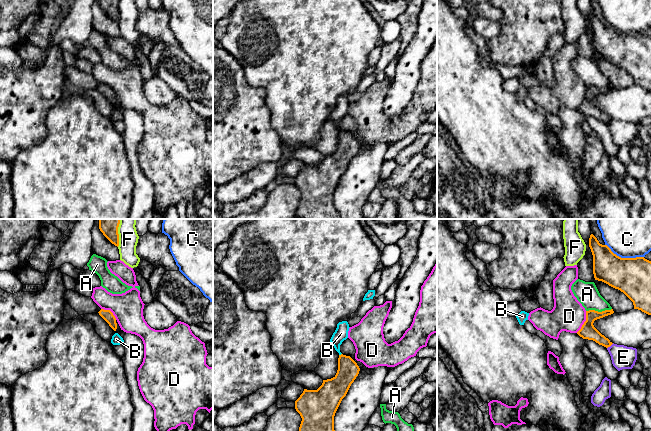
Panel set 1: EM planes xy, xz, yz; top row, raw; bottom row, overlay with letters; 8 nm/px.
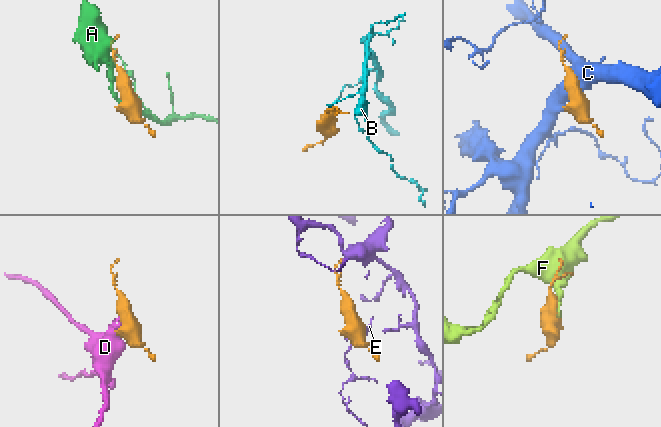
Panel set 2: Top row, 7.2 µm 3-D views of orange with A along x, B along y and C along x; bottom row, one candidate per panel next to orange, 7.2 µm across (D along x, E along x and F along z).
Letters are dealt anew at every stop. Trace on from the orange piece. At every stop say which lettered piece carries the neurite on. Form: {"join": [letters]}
{"join": []}

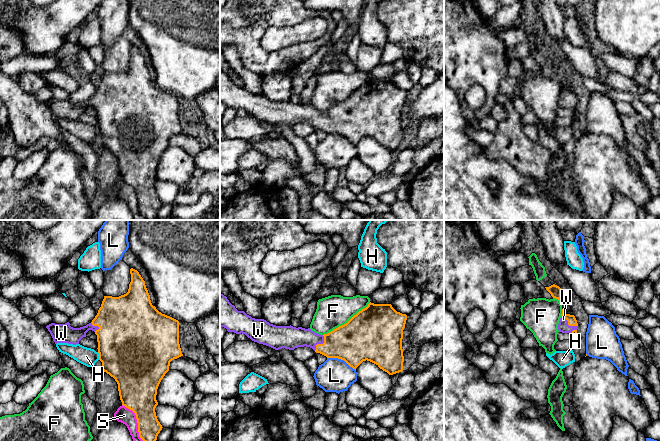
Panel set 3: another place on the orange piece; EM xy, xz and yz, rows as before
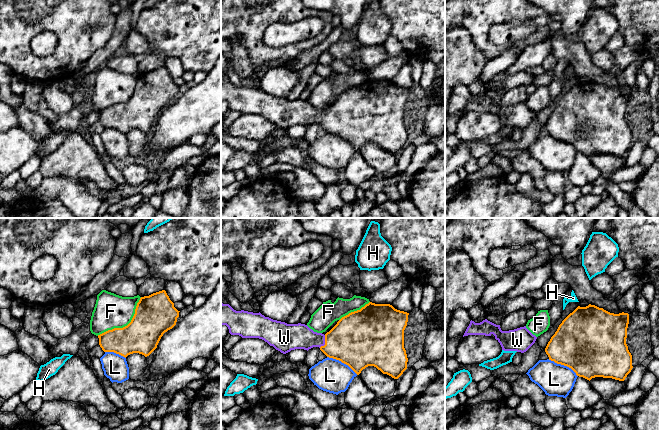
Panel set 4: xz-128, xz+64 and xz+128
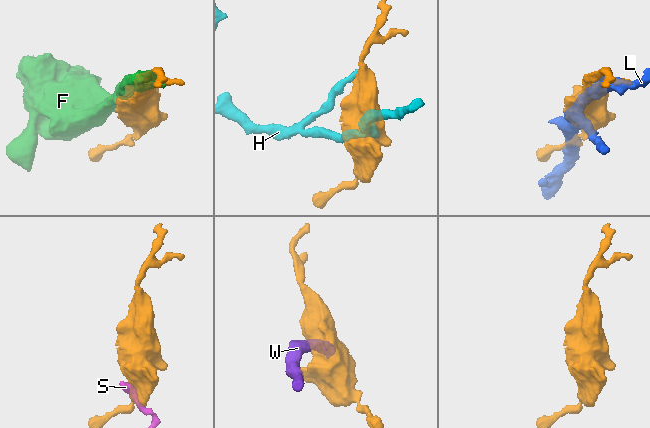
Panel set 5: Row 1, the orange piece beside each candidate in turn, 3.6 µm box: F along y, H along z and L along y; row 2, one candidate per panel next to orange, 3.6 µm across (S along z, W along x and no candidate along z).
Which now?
{"join": ["W"]}

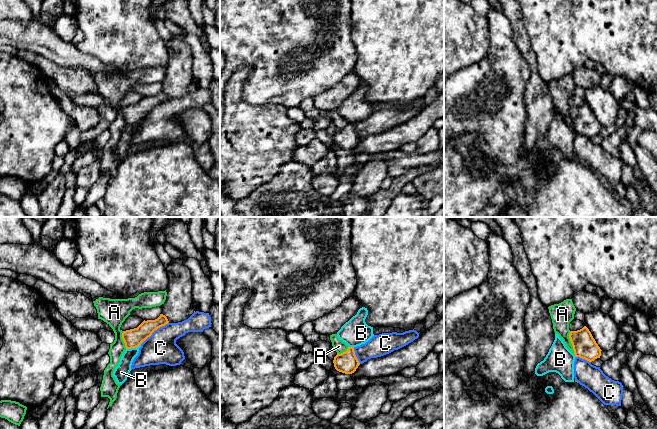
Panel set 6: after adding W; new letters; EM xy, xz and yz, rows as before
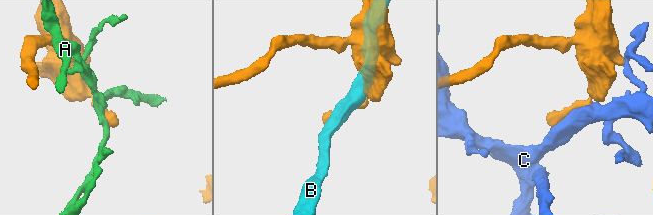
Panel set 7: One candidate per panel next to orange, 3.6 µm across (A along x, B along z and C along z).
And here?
{"join": []}

